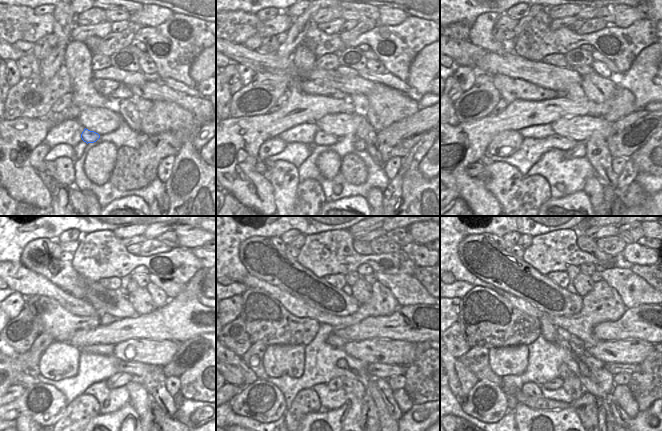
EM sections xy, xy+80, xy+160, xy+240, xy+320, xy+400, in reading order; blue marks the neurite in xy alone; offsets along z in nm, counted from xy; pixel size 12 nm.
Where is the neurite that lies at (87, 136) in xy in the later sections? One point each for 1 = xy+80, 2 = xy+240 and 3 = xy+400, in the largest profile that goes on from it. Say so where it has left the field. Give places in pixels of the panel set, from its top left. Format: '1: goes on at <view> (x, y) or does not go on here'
1: goes on at xy+80 (321, 138)
2: goes on at xy+240 (136, 369)
3: goes on at xy+400 (615, 368)

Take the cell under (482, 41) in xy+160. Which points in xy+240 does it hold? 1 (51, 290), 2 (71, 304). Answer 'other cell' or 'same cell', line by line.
1: other cell
2: other cell

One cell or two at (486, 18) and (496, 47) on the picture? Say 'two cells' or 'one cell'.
one cell

